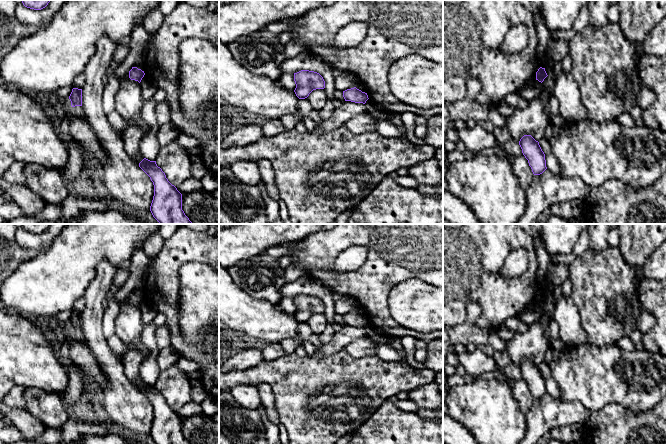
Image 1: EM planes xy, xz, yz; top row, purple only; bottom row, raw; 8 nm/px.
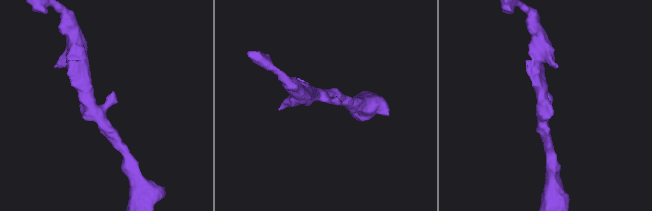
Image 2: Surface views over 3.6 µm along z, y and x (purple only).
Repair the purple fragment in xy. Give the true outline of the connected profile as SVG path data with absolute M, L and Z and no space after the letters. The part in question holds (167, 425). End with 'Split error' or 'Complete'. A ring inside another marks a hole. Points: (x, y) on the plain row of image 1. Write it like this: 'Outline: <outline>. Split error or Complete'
Outline: M144 382L139 391L150 401L154 420L150 435L156 444L189 444L182 434L182 418L166 402L156 385Z. Complete

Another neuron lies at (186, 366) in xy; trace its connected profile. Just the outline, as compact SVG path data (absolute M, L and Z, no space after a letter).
M180 357L175 366L188 378L191 373L198 370L198 364L192 360Z

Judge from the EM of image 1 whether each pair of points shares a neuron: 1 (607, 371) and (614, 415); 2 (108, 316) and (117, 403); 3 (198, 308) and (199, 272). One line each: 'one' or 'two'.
1: two
2: two
3: one

